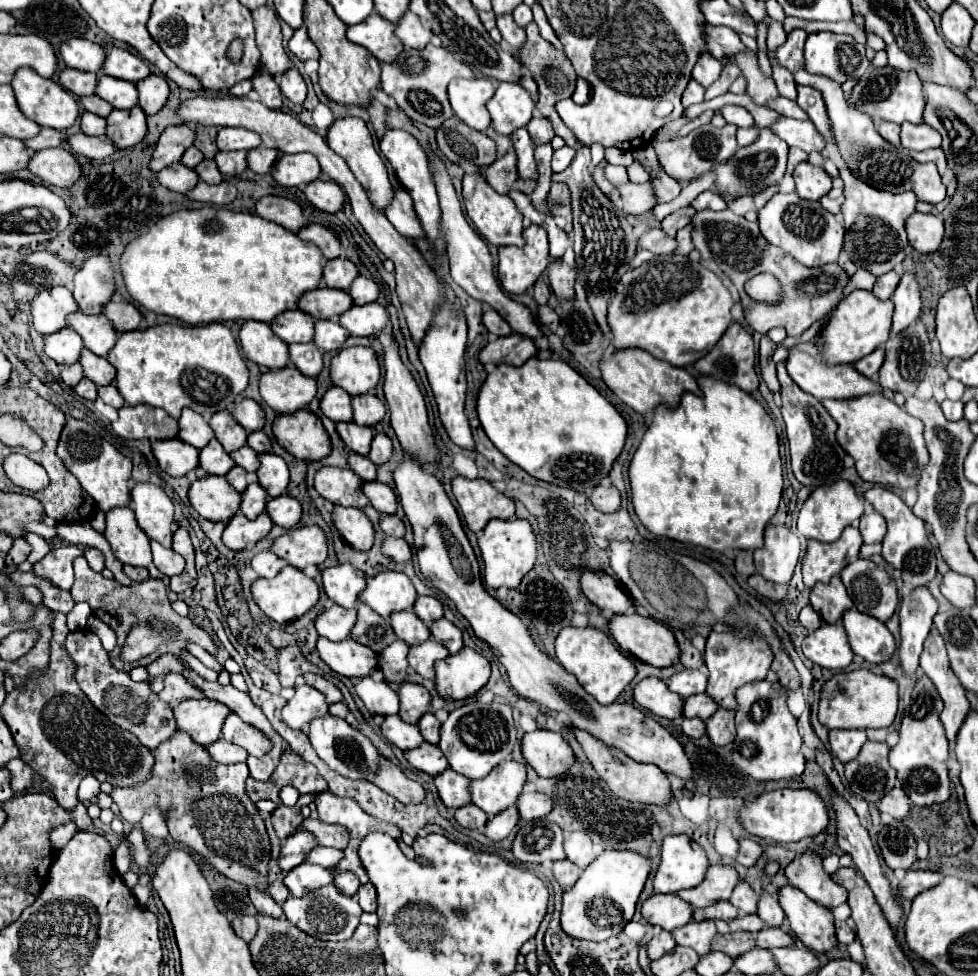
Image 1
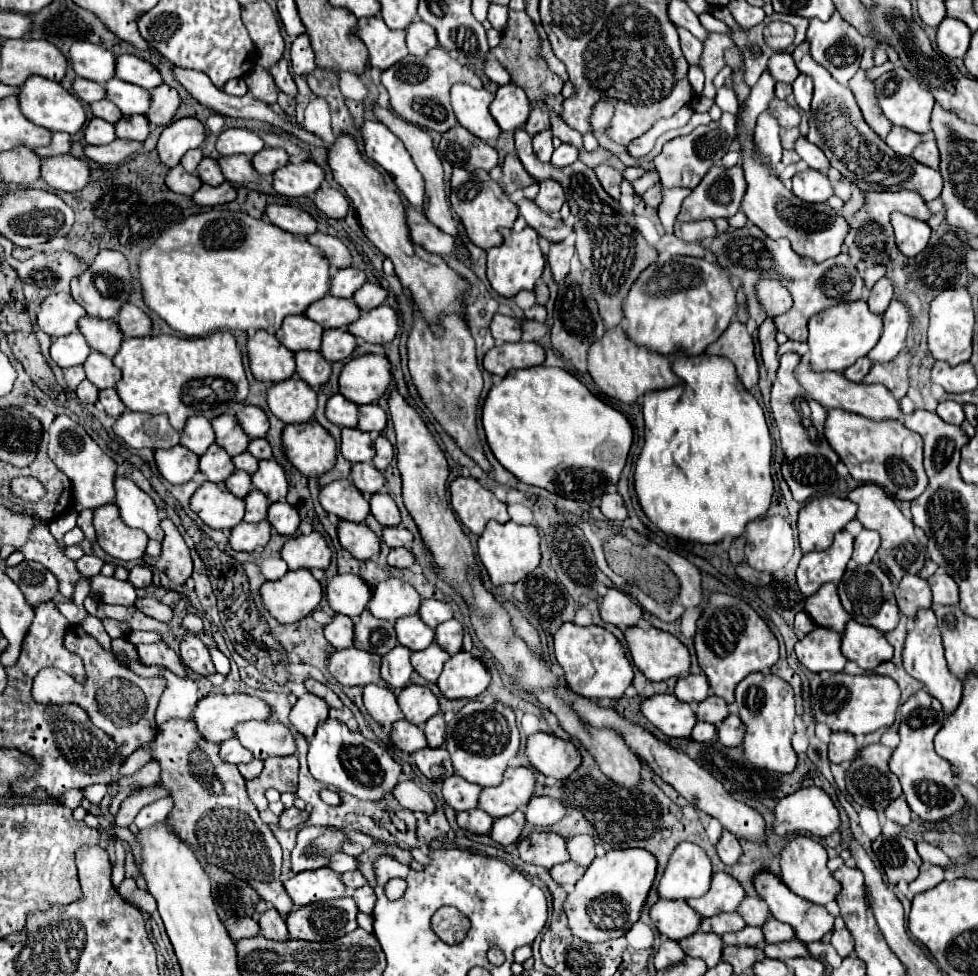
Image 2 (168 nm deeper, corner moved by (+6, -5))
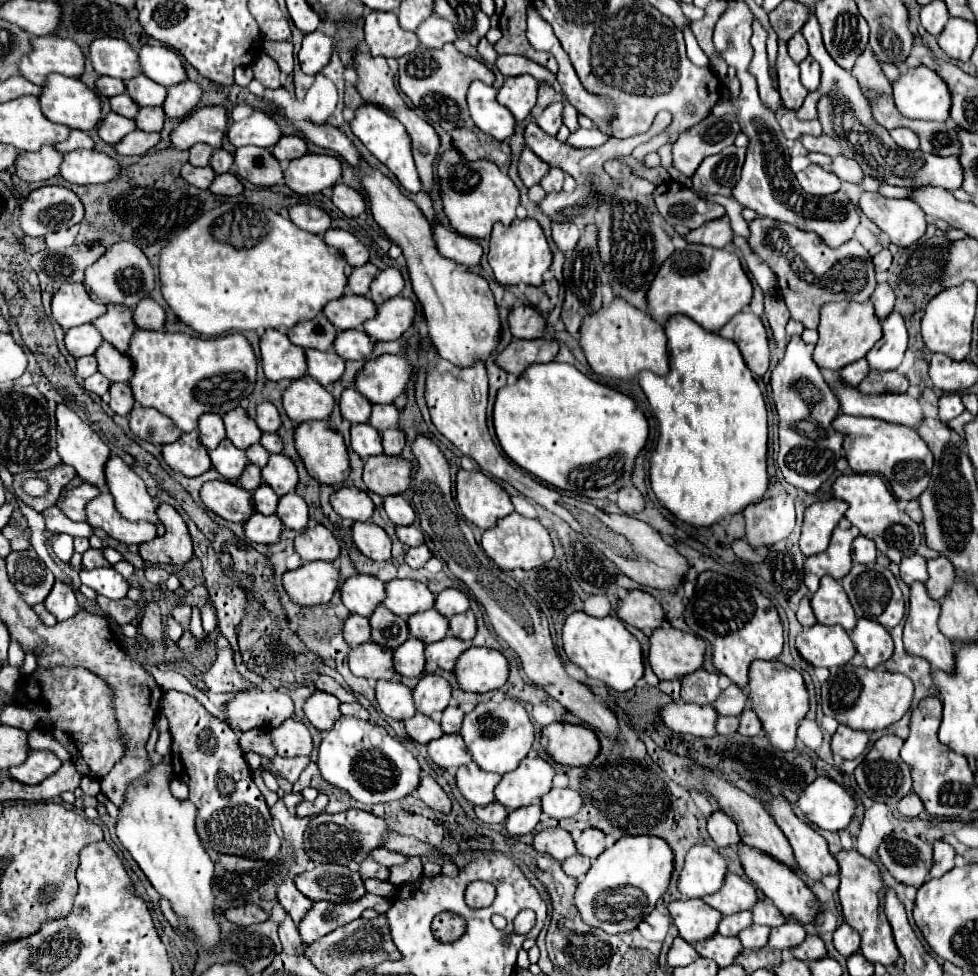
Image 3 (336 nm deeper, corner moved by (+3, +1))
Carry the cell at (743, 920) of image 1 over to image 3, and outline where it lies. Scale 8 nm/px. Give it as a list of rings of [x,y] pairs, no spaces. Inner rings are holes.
[[[751,925],[749,929],[745,929],[741,935],[739,935],[741,943],[745,949],[761,949],[767,945],[769,941],[769,927],[761,927],[761,925]]]

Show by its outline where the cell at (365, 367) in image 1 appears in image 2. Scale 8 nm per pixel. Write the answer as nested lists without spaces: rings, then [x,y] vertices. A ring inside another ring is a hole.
[[[360,355],[348,361],[338,379],[340,393],[356,405],[366,405],[384,395],[390,383],[390,363],[384,355]]]

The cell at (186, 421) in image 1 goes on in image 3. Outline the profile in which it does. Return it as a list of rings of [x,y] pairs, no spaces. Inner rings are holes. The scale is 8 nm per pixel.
[[[205,413],[199,417],[199,437],[207,449],[215,449],[225,439],[225,425],[221,415]]]

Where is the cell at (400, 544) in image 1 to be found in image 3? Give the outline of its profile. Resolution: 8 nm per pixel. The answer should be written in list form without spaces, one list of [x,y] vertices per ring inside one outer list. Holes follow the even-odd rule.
[[[419,545],[419,547],[407,549],[407,553],[405,553],[405,563],[407,563],[409,567],[413,567],[413,569],[419,569],[419,567],[423,567],[431,557],[433,557],[433,555],[431,555],[429,547],[427,547],[427,545]]]

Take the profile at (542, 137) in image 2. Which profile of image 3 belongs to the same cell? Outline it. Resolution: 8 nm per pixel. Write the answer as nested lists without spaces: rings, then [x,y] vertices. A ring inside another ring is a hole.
[[[555,101],[555,103],[551,103],[539,117],[537,117],[537,125],[545,131],[545,133],[549,133],[551,137],[555,137],[557,135],[557,131],[559,131],[559,127],[563,125],[563,103],[561,101]]]

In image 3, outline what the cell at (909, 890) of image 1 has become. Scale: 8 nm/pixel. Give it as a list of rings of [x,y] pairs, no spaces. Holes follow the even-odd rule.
[[[935,841],[933,843],[935,847],[935,855],[933,855],[933,869],[931,869],[931,877],[941,877],[945,875],[947,871],[951,871],[955,867],[955,849],[945,843],[945,841]]]

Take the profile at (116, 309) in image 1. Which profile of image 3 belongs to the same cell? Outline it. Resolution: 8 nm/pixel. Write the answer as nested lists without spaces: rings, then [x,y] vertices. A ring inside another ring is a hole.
[[[145,297],[133,309],[133,321],[139,329],[159,331],[165,325],[165,309],[157,301],[153,301],[151,297]]]

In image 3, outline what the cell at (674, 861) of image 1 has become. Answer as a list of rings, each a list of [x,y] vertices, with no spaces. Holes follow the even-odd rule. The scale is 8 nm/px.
[[[695,845],[687,857],[679,875],[677,889],[685,899],[705,897],[717,893],[727,875],[727,861],[721,853],[707,845]]]

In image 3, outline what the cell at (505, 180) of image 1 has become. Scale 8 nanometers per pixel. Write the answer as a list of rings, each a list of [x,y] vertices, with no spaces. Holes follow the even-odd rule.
[[[525,147],[521,153],[521,159],[519,159],[519,175],[521,175],[523,183],[527,187],[533,187],[543,179],[543,175],[547,171],[549,171],[549,165],[545,161],[541,161],[529,147]]]

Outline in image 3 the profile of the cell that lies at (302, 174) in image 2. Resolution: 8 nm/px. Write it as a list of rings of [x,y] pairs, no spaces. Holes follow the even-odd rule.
[[[307,153],[301,159],[293,159],[285,169],[285,183],[299,195],[321,193],[333,187],[341,177],[341,163],[331,155]]]

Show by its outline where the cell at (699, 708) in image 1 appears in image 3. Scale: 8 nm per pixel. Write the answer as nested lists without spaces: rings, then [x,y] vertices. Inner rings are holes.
[[[729,685],[721,693],[721,697],[713,703],[719,715],[741,715],[745,705],[747,705],[747,695],[737,685]]]

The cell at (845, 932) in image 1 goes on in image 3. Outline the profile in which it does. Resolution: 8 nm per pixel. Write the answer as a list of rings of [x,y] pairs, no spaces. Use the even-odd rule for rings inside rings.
[[[843,923],[833,935],[833,943],[835,943],[835,949],[843,957],[849,957],[849,955],[859,951],[859,933],[853,931],[847,923]]]

